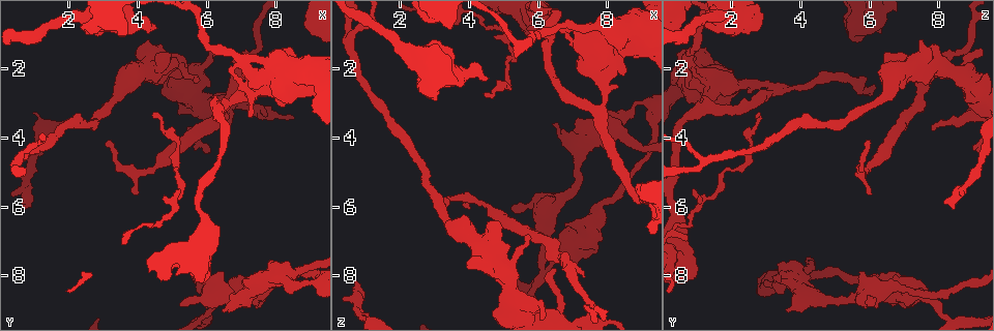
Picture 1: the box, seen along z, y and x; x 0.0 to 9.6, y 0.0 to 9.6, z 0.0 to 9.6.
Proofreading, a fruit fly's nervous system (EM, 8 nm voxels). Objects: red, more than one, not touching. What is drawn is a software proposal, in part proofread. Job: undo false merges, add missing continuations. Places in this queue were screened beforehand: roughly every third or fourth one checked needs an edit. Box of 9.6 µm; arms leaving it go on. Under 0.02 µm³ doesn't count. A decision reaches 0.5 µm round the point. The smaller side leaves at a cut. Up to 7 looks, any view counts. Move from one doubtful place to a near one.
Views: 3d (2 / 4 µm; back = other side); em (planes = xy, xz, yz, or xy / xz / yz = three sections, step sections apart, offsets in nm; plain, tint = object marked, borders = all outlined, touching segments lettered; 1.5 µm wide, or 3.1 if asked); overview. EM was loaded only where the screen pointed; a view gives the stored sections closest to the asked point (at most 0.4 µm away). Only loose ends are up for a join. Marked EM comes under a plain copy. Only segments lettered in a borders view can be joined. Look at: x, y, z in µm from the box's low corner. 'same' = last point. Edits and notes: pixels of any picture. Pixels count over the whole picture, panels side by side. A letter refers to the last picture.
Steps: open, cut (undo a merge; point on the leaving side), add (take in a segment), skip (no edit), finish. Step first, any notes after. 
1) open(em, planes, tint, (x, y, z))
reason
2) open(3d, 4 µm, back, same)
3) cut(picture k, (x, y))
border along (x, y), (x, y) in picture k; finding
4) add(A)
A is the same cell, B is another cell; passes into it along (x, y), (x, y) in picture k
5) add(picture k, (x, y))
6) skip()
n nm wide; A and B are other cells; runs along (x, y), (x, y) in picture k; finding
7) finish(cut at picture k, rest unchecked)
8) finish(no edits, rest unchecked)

open(3d, 4 µm, (0.70, 5.90, 8.15))
branch stops here

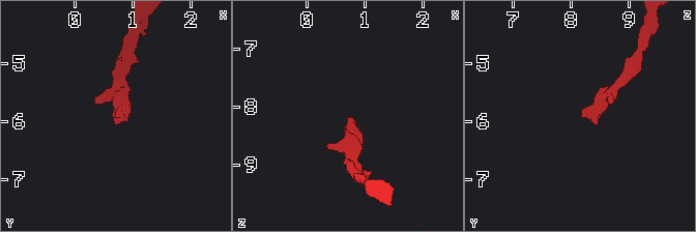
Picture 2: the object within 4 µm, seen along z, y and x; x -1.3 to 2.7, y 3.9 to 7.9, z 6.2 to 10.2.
open(em, planes, tint, (0.70, 5.90, 8.20))

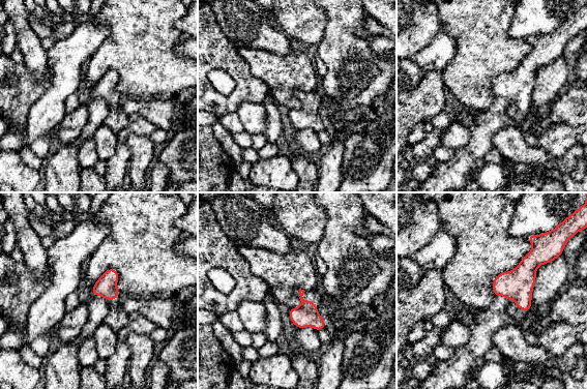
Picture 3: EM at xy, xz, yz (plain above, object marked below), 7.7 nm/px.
open(em, planes, borders, same)

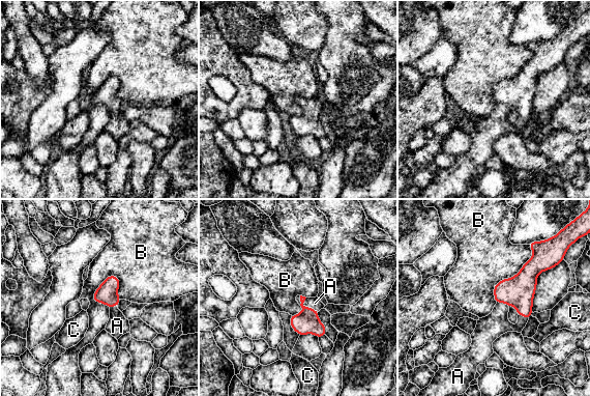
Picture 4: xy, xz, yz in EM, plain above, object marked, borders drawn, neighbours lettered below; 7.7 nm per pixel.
add(A)
B touches over 280 nm; A is the same cell, B and C are other cells; passes into it along (307, 321), (306, 307), (315, 303) in picture 4; the cell continues

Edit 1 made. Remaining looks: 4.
open(overview)

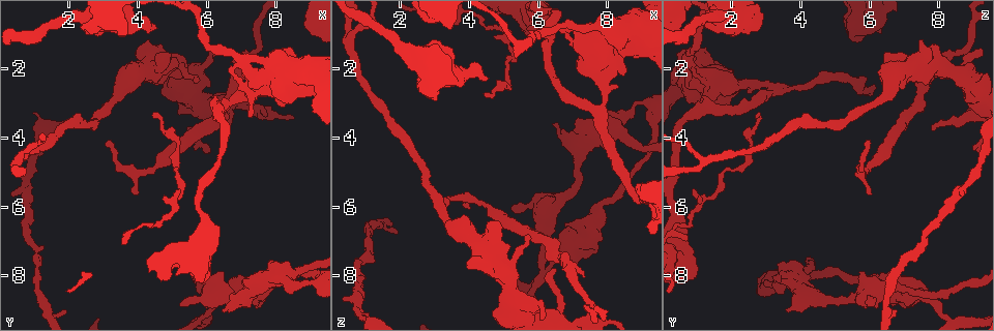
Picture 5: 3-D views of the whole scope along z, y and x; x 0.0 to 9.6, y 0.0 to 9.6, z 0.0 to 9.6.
open(em, yz, step 4, borders, (3.05, 4.20, 5.95))
an open end

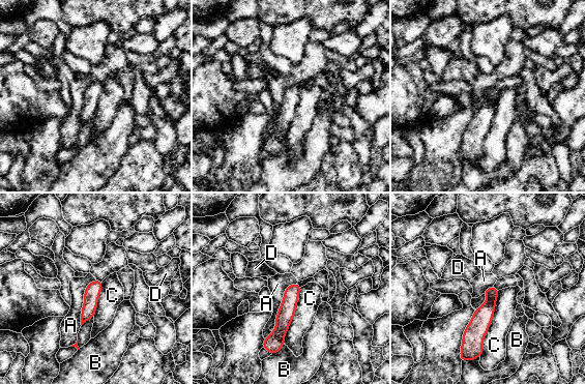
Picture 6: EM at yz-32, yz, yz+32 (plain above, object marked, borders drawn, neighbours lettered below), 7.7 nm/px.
open(em, planes, borders, same)

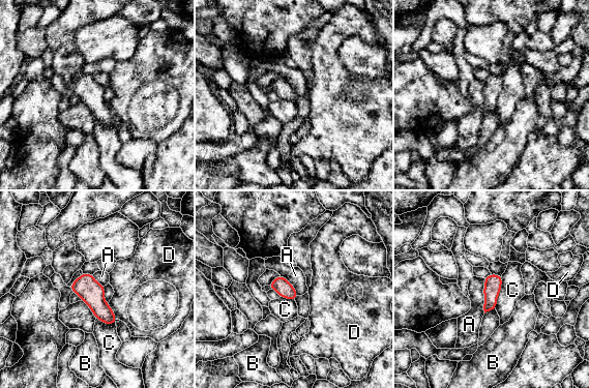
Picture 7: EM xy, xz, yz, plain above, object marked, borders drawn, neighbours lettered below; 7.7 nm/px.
skip()
A, B, C and D are other cells; border along (502, 276), (502, 286), (495, 308) in picture 7; no lettered segment goes on from it

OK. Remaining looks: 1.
finish(add at picture 4, rest unchecked)

